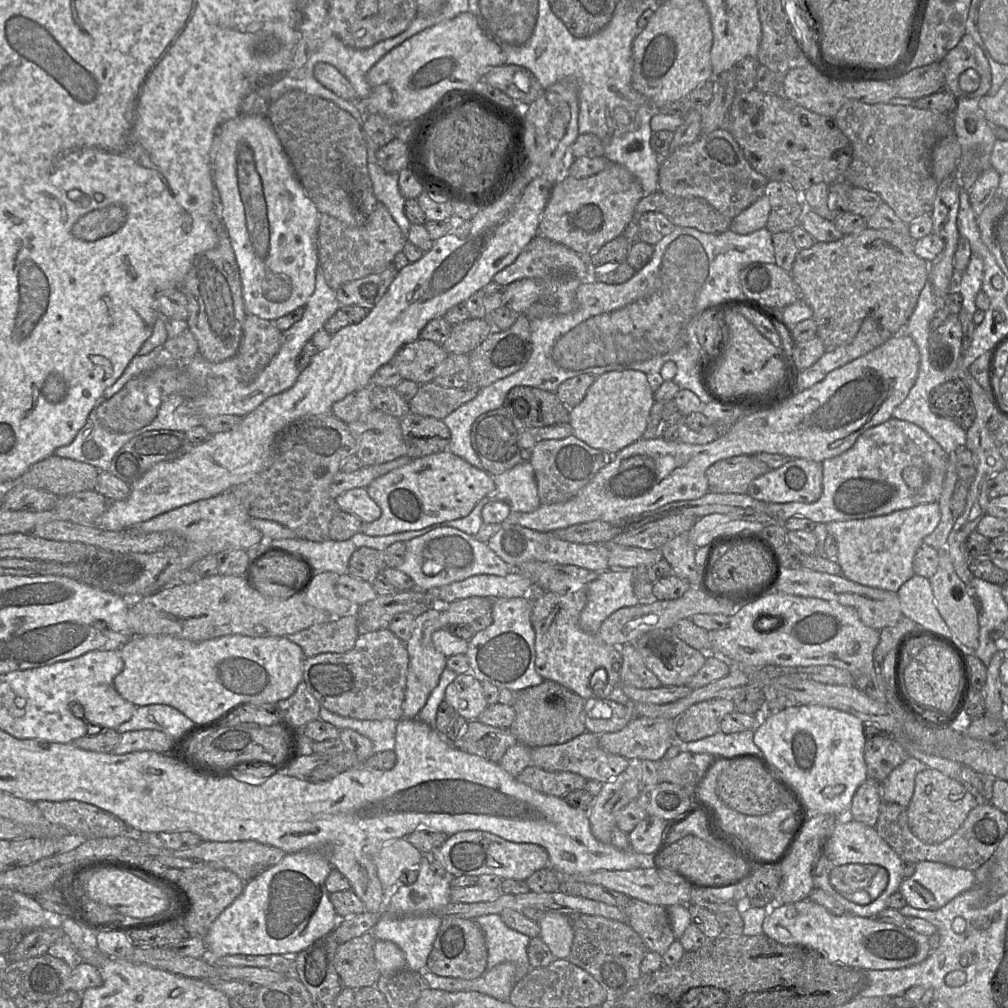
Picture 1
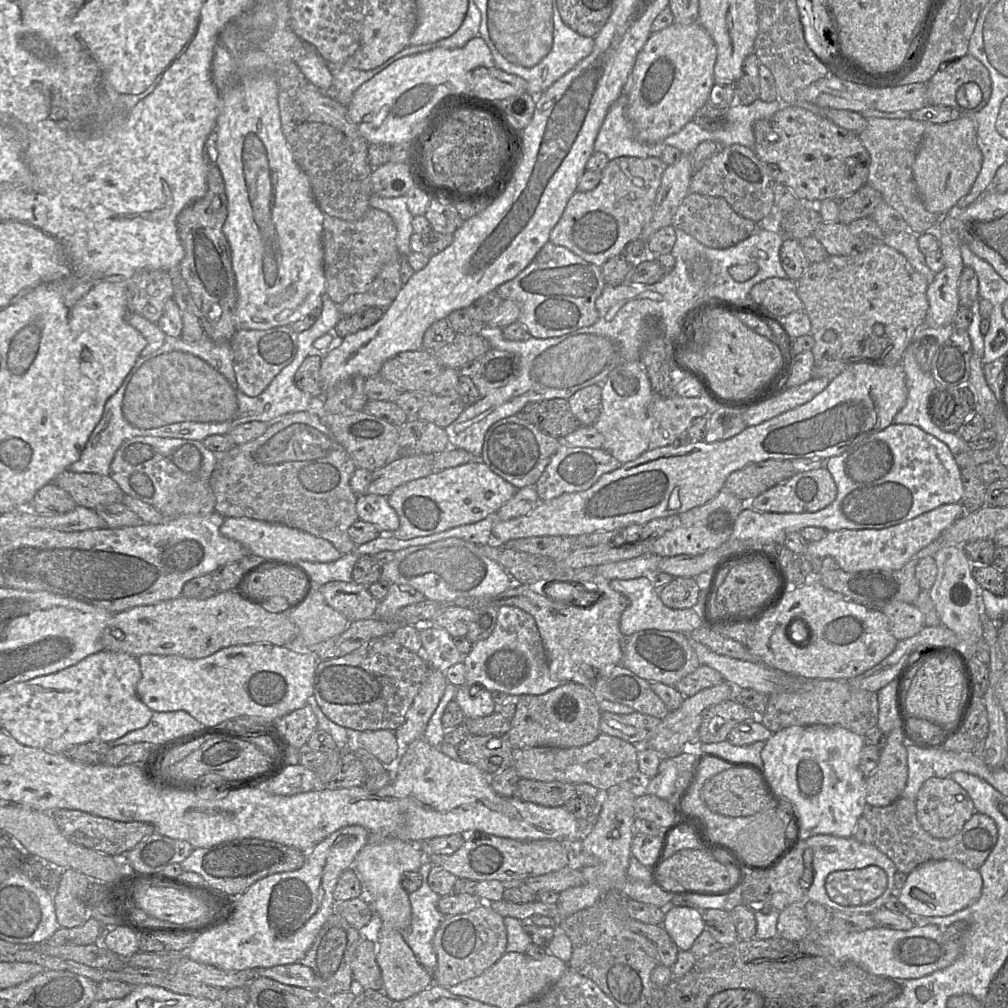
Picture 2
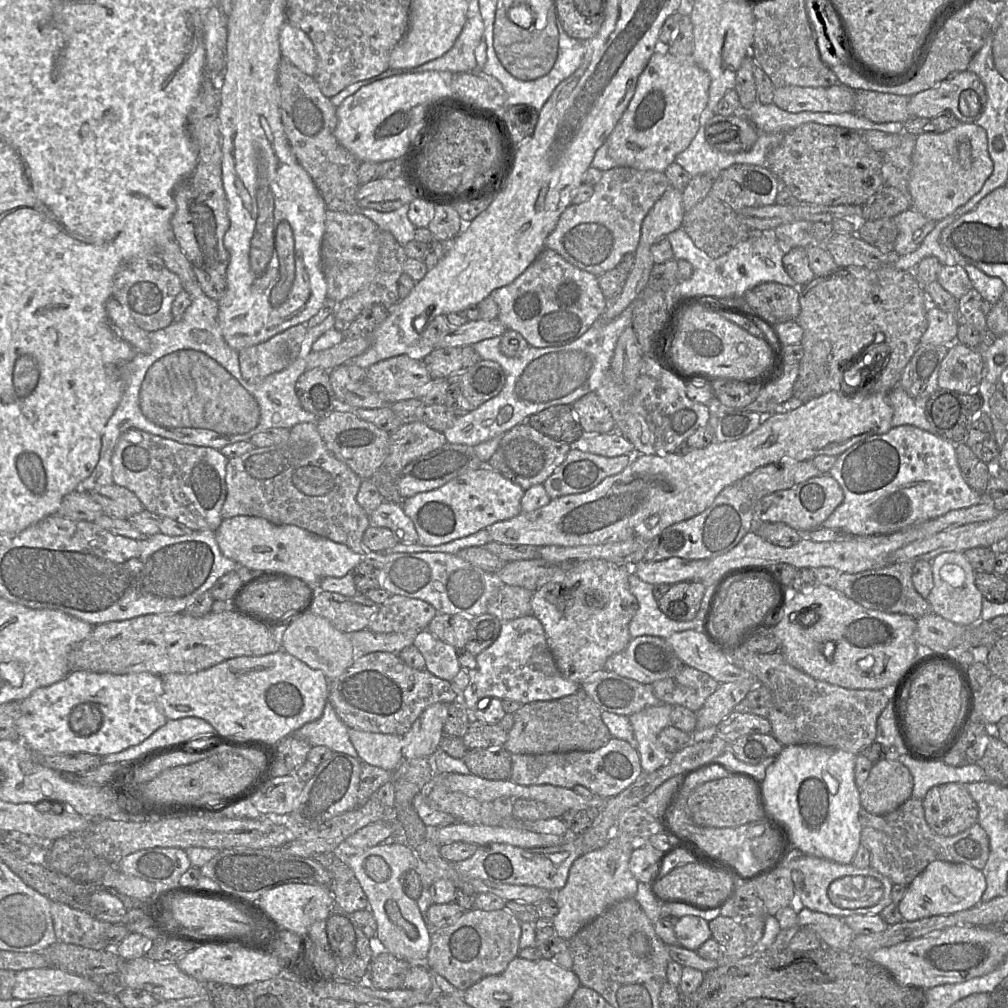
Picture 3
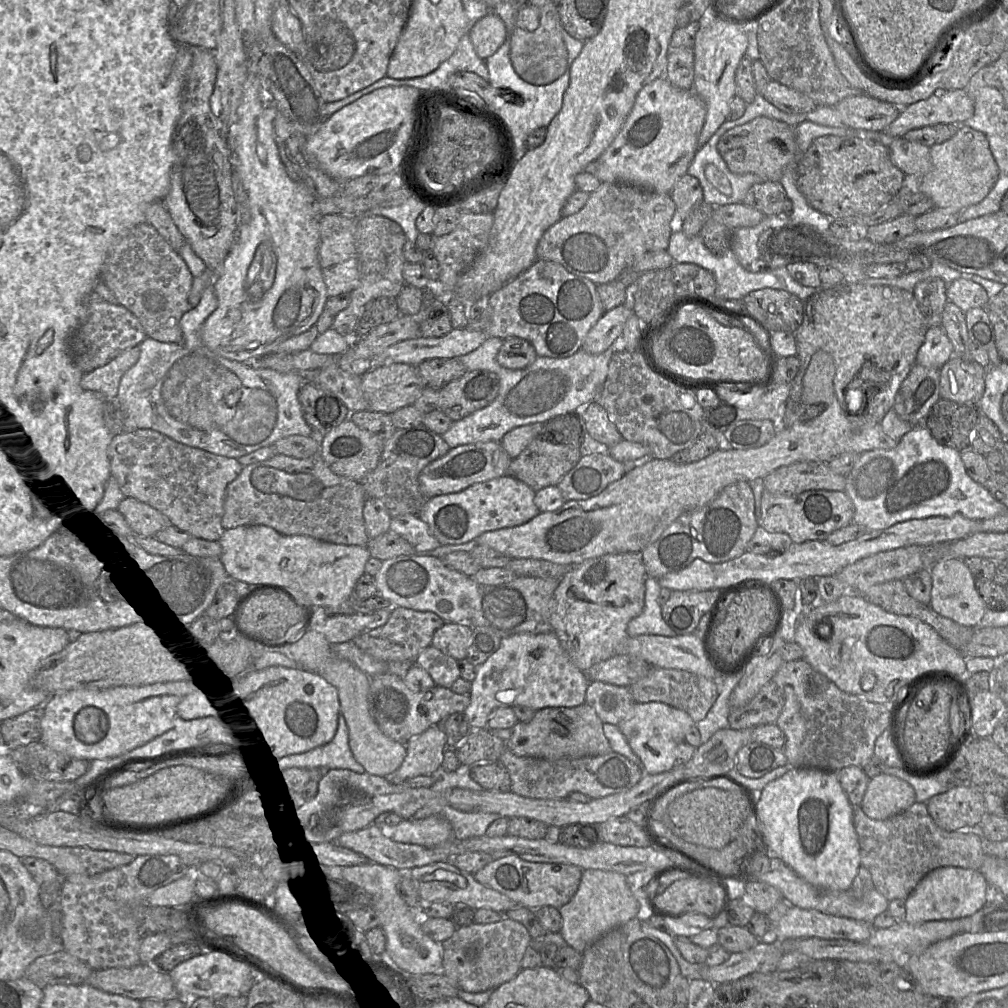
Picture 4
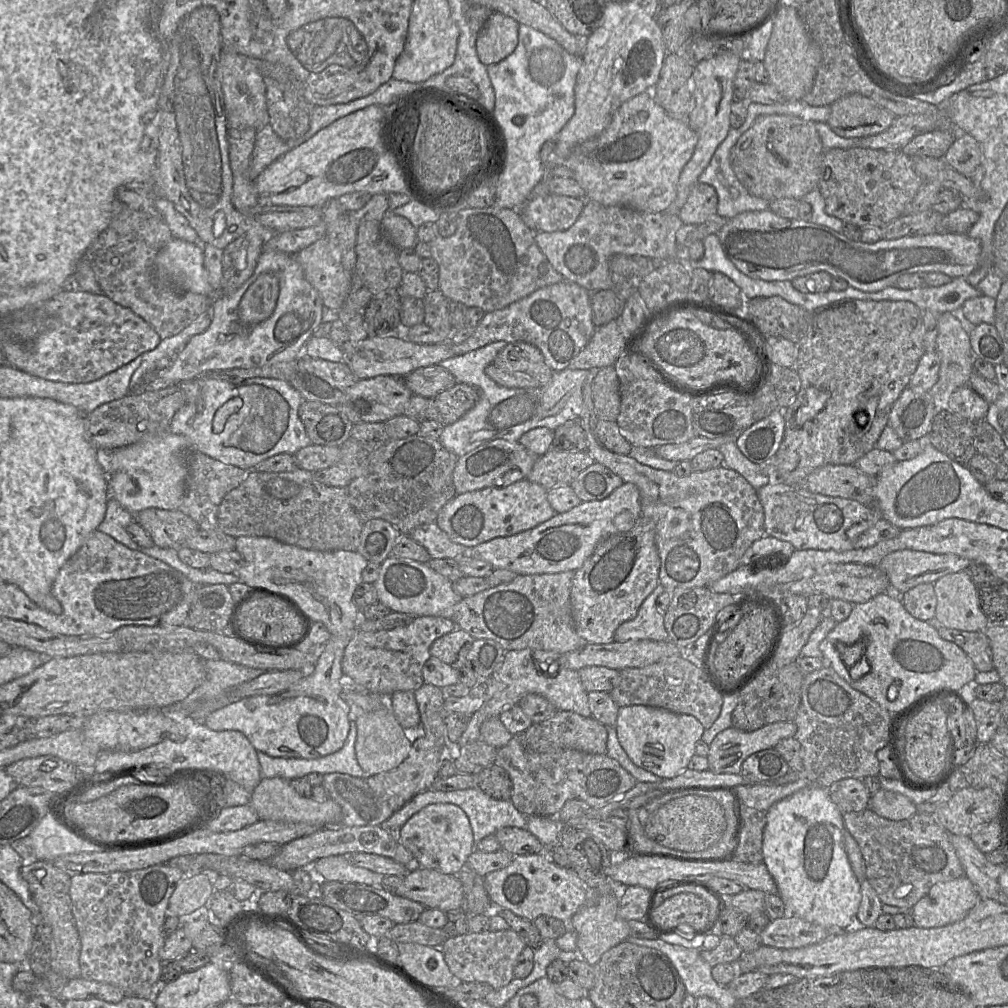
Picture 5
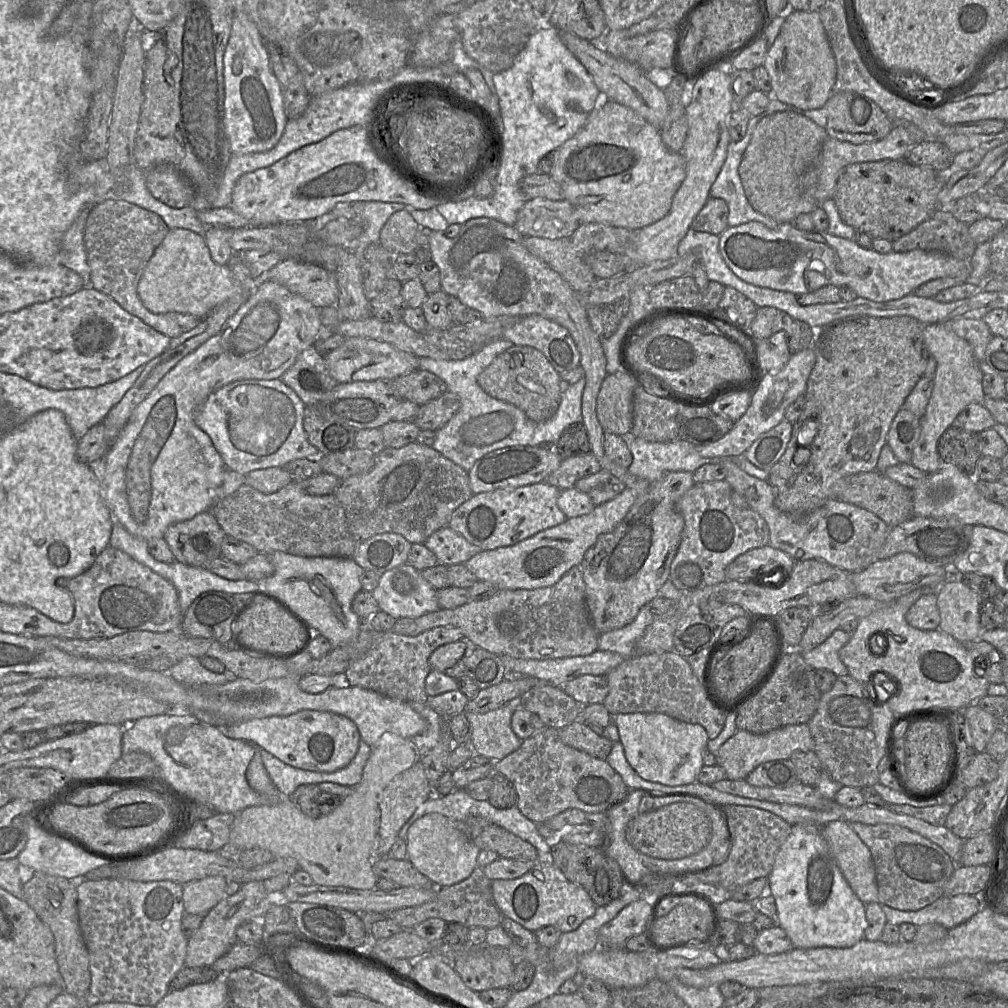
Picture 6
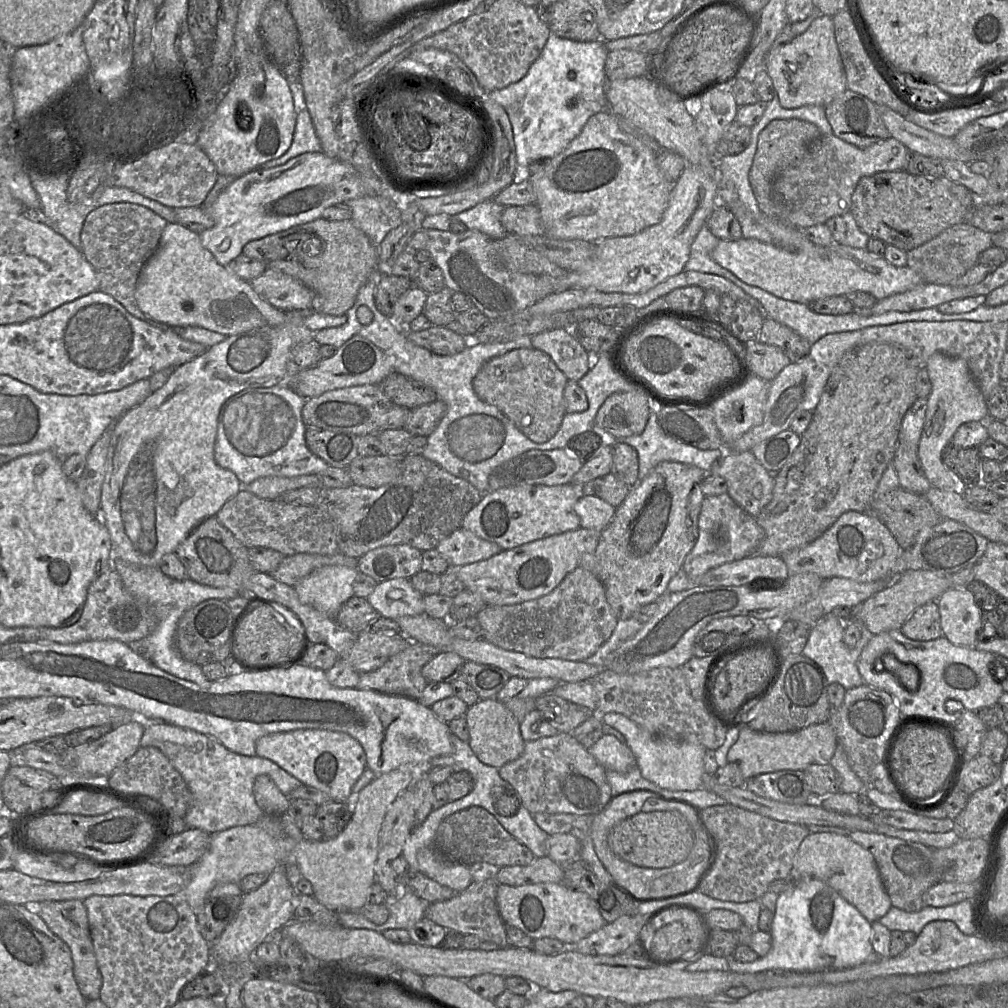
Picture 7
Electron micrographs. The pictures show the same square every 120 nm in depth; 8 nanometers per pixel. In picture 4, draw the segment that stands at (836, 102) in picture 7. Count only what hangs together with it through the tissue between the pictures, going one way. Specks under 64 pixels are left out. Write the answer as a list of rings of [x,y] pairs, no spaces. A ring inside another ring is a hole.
[[[867,94],[849,96],[835,105],[845,126],[884,131],[900,113],[900,107]]]

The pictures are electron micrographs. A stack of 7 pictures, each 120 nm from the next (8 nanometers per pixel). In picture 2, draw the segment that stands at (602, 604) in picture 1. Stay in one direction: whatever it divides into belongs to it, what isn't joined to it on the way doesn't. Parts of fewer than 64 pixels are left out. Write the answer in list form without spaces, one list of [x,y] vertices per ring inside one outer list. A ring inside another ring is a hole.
[[[650,577],[612,579],[609,584],[612,589],[623,594],[629,601],[629,605],[620,619],[620,629],[626,637],[636,632],[650,629],[689,635],[695,629],[703,626],[702,619],[693,610],[677,612],[665,606],[658,596],[658,591],[652,585]]]

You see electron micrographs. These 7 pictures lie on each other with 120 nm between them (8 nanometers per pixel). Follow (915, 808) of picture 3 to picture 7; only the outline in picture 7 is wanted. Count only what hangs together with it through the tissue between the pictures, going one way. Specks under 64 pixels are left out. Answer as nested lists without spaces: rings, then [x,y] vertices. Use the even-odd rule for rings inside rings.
[[[850,831],[849,837],[873,855],[892,906],[907,912],[918,912],[925,907],[923,894],[931,886],[940,882],[933,861],[933,851],[940,848],[930,848],[921,843],[880,833]]]

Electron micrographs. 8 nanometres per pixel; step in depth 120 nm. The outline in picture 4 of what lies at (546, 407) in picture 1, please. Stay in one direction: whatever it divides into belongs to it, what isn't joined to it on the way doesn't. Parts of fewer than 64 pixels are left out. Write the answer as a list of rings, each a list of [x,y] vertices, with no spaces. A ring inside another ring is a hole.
[[[580,411],[557,415],[542,424],[541,437],[555,444],[579,448],[585,435],[589,434]]]

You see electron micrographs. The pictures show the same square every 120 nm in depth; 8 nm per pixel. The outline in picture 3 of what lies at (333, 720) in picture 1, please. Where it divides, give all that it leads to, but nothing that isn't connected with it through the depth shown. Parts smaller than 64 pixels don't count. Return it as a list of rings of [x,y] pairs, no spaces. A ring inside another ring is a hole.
[[[349,728],[348,731],[359,757],[368,764],[394,771],[402,761],[401,736],[354,728]]]

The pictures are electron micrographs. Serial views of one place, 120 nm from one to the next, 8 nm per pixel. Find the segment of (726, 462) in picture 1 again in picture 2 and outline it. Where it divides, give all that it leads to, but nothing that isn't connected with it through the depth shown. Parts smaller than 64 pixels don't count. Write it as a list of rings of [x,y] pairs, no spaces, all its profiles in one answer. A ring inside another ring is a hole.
[[[769,459],[732,472],[723,489],[743,501],[750,501],[795,473],[791,460]]]

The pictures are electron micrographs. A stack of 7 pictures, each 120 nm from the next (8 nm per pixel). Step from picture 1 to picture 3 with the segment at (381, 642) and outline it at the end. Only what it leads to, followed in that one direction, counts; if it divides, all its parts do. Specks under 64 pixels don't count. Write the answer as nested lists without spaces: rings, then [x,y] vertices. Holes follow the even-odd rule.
[[[372,652],[357,656],[353,664],[338,678],[329,681],[328,701],[348,728],[403,736],[414,721],[434,703],[451,704],[457,700],[451,682],[441,679],[427,669],[417,670],[406,665],[399,655],[390,652]]]

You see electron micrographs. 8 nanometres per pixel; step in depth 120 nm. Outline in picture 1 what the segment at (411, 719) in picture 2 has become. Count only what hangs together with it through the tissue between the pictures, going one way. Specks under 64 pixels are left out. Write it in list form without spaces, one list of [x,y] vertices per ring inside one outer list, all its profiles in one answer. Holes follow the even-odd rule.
[[[445,608],[429,609],[414,620],[411,638],[406,642],[409,665],[404,702],[402,704],[403,718],[415,719],[427,702],[434,688],[438,685],[440,676],[446,668],[447,657],[439,652],[432,641],[433,633],[441,628],[447,628],[447,614]]]

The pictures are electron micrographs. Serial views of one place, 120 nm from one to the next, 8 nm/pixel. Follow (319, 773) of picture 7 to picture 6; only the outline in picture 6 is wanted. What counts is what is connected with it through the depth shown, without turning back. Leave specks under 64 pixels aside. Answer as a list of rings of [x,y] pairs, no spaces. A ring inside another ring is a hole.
[[[316,710],[251,719],[223,727],[222,730],[228,738],[253,742],[288,765],[317,772],[334,772],[346,767],[357,754],[361,740],[358,728],[351,719]]]

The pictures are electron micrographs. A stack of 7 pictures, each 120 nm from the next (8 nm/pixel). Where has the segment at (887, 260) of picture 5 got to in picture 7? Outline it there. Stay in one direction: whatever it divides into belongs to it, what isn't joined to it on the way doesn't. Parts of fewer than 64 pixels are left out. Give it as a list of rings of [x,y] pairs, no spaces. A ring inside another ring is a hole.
[[[756,239],[720,240],[712,258],[743,282],[789,301],[809,304],[819,299],[863,291],[878,301],[903,293],[922,284],[921,277],[910,267],[896,267],[884,257],[866,249],[833,242],[817,251],[790,252],[774,243]]]

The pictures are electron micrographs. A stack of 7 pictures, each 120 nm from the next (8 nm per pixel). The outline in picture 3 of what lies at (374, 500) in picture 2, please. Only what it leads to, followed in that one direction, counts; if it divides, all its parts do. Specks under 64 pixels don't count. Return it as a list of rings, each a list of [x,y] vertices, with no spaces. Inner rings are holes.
[[[383,501],[376,510],[368,515],[368,519],[372,526],[391,530],[399,542],[418,544],[418,534],[413,521],[397,503]]]

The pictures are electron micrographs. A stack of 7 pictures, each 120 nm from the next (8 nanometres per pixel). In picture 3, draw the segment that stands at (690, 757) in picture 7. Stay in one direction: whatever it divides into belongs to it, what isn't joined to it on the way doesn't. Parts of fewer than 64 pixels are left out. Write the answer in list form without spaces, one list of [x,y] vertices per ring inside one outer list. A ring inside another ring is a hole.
[[[660,703],[628,716],[634,734],[634,745],[638,751],[644,773],[654,772],[668,761],[670,754],[659,743],[658,736],[665,727],[671,725],[671,709],[671,705]]]

